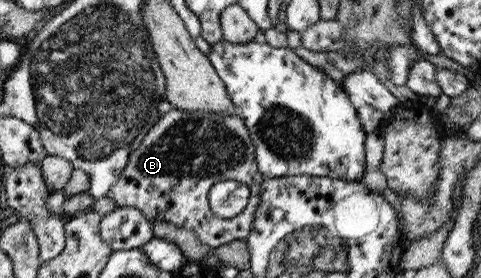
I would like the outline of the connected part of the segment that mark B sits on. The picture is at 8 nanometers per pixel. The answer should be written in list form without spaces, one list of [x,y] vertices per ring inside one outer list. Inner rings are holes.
[[[172,108],[160,114],[138,147],[130,152],[126,167],[105,197],[114,201],[116,206],[138,208],[146,220],[168,221],[191,230],[201,244],[214,249],[248,236],[264,180],[257,170],[246,128],[236,114],[224,117]],[[226,180],[240,182],[249,191],[244,210],[229,219],[216,216],[207,202],[209,189],[216,182]]]

